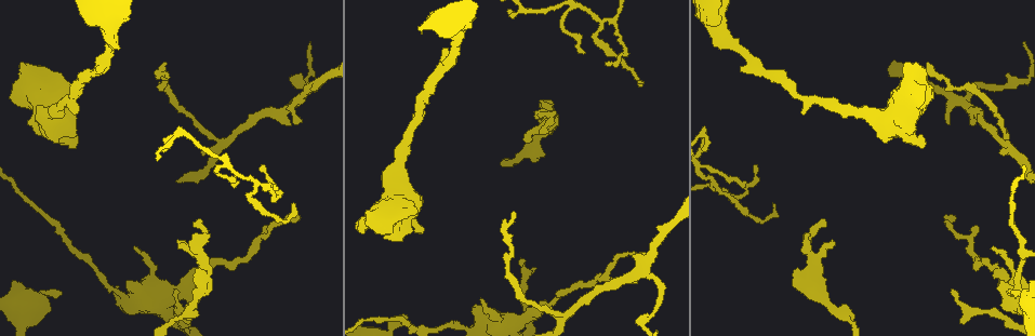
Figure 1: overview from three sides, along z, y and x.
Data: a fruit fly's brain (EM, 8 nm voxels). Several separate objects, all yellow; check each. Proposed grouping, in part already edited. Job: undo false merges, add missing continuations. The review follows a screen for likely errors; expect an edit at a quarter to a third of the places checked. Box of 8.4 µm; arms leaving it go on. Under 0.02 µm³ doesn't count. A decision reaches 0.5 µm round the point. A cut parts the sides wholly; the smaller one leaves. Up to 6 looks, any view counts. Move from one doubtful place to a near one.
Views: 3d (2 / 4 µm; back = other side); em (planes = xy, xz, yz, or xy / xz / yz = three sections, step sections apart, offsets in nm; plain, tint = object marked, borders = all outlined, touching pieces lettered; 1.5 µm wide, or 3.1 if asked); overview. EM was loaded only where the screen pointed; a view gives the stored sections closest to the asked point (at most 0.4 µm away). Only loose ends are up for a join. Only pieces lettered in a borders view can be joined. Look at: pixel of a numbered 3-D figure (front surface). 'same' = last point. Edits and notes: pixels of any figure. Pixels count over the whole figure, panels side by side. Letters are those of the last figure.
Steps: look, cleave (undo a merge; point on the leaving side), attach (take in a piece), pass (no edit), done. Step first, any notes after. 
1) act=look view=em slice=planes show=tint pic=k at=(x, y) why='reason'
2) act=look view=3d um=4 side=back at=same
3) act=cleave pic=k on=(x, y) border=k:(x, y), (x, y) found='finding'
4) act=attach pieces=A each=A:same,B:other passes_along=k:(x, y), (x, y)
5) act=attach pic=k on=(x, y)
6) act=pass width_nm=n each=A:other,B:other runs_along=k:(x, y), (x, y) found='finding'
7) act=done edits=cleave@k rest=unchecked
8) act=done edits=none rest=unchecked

act=look view=em um=3.1 slice=xz step=8 show=tint pic=1 at=(565, 314) why='branch point'

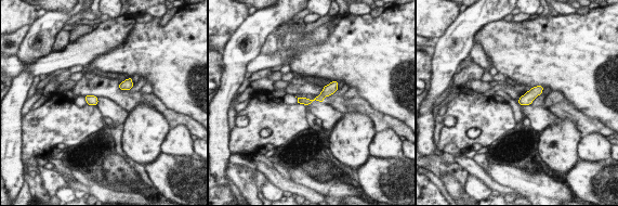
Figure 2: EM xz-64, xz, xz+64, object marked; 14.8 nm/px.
act=look view=em um=3.1 slice=xy step=8 show=tint at=same

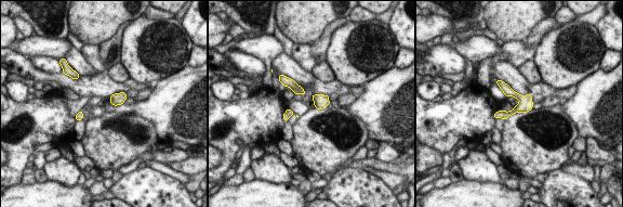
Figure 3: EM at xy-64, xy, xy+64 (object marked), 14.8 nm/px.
act=look view=em um=3.1 slice=xy step=8 show=borders at=same

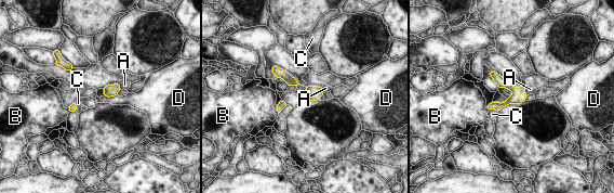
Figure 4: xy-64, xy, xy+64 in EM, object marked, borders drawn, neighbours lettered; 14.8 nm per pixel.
act=pass each=A:other,B:other,C:other,D:other border=4:(524, 87), (526, 95) found='continuous, no second neuron'

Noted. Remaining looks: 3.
act=look view=3d um=4 pic=1 at=(404, 315)

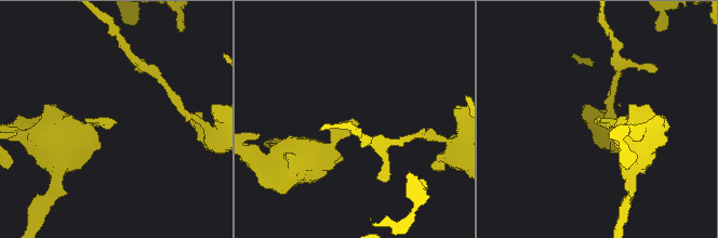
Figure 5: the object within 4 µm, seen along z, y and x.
act=look view=em slice=yz step=8 show=tint pic=5 at=(115, 123) why='shape alone is not enough'

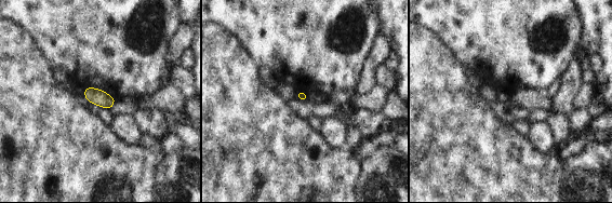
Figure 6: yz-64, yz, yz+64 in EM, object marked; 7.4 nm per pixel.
act=look view=em slice=planes show=borders at=same why='cut it another way'

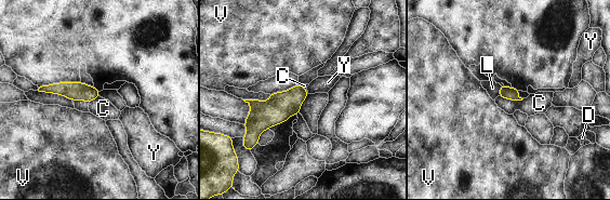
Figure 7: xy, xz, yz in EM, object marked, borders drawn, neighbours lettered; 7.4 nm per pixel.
act=pass width_nm=90 longest_contact=C:190nm each=C:other,D:other,L:other,V:other,Y:other found='no lettered piece goes on from it'

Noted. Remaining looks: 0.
act=done edits=none rest=unchecked

